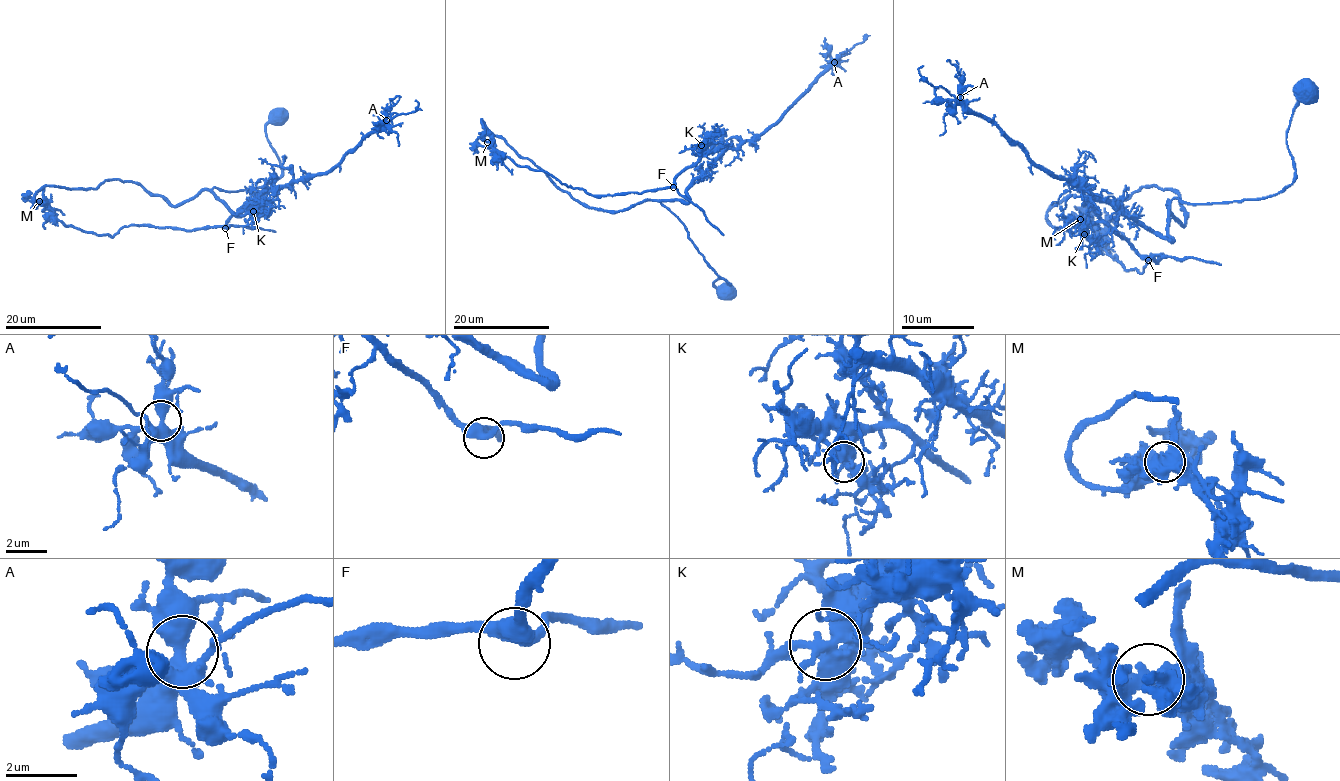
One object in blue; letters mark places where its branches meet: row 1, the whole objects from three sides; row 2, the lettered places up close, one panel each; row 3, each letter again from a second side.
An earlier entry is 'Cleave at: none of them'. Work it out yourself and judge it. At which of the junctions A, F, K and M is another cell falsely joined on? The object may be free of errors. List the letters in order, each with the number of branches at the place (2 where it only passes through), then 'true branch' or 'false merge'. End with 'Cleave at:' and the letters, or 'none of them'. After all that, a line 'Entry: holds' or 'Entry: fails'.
A: 5 | true branch
F: 3 | true branch
K: 5 | true branch
M: 2 | false merge
Cleave at: M
Entry: fails

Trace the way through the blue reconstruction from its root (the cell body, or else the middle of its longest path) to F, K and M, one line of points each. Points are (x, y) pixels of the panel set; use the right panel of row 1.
F: (1309, 91), (1285, 138), (1294, 180), (1276, 195), (1173, 198), (1170, 242), (1122, 214), (1101, 238), (1148, 260)
K: (1309, 91), (1285, 138), (1294, 180), (1276, 195), (1173, 198), (1170, 242), (1122, 214), (1110, 242), (1084, 234)
M: (1309, 91), (1276, 195), (1171, 198), (1182, 225), (1157, 186), (1046, 213), (1081, 218)

